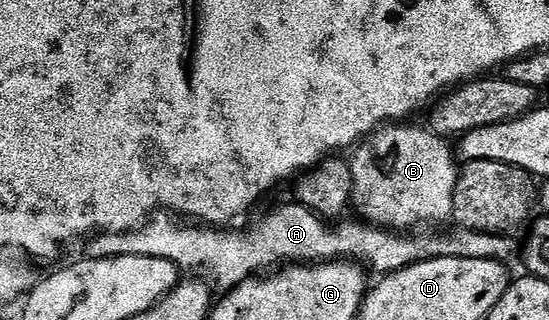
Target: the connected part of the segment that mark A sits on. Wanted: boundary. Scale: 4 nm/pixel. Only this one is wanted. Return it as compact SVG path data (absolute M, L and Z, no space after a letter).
M297 204L272 211L247 234L230 234L234 232L226 228L203 228L198 224L186 224L190 226L182 226L177 230L166 218L169 217L155 217L139 230L128 234L103 233L95 237L89 243L89 257L112 258L123 254L160 257L162 260L174 262L179 271L197 272L205 281L212 284L215 291L229 292L241 282L247 282L249 278L261 275L282 263L317 264L353 260L367 271L375 270L375 275L385 276L395 274L413 262L426 262L430 258L467 258L509 263L510 257L514 254L513 237L461 228L451 228L447 234L406 232L401 238L398 235L401 233L372 226L361 220L342 220L337 223L338 230L333 230L330 227L333 225L327 219L319 218L308 207Z

